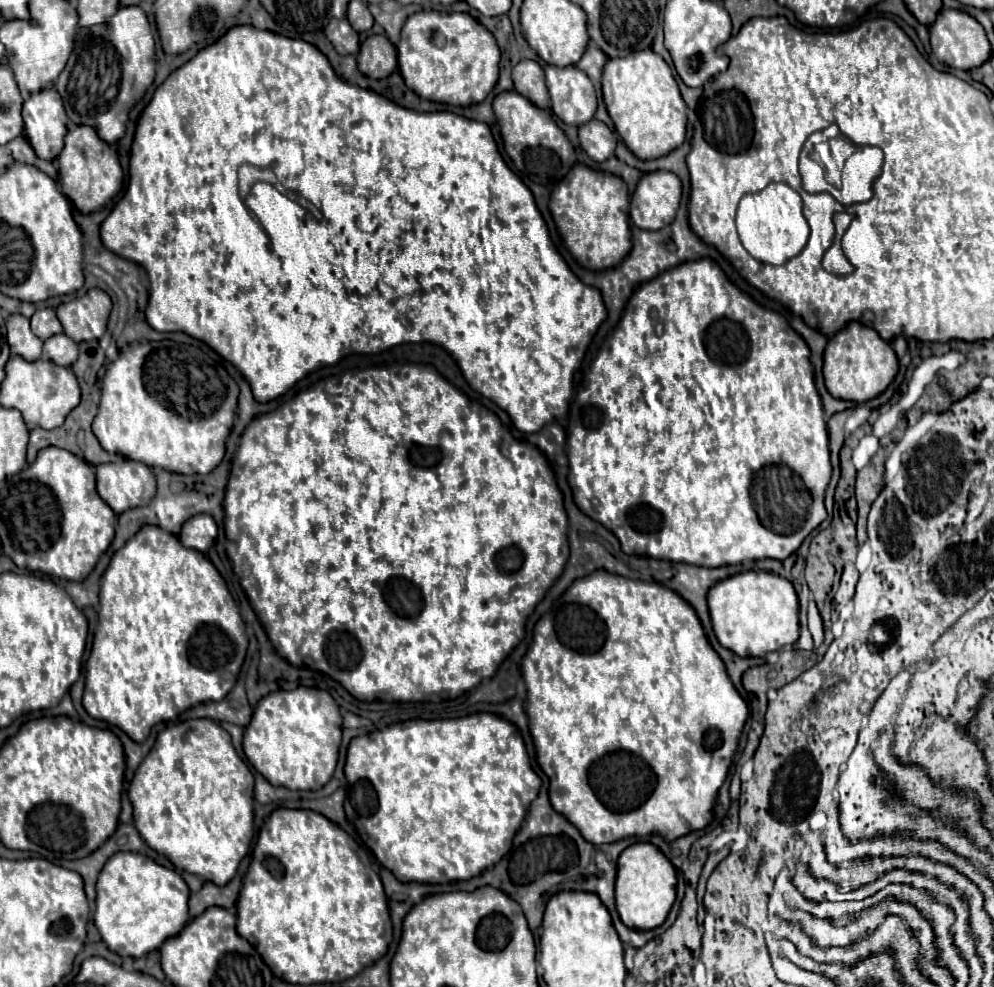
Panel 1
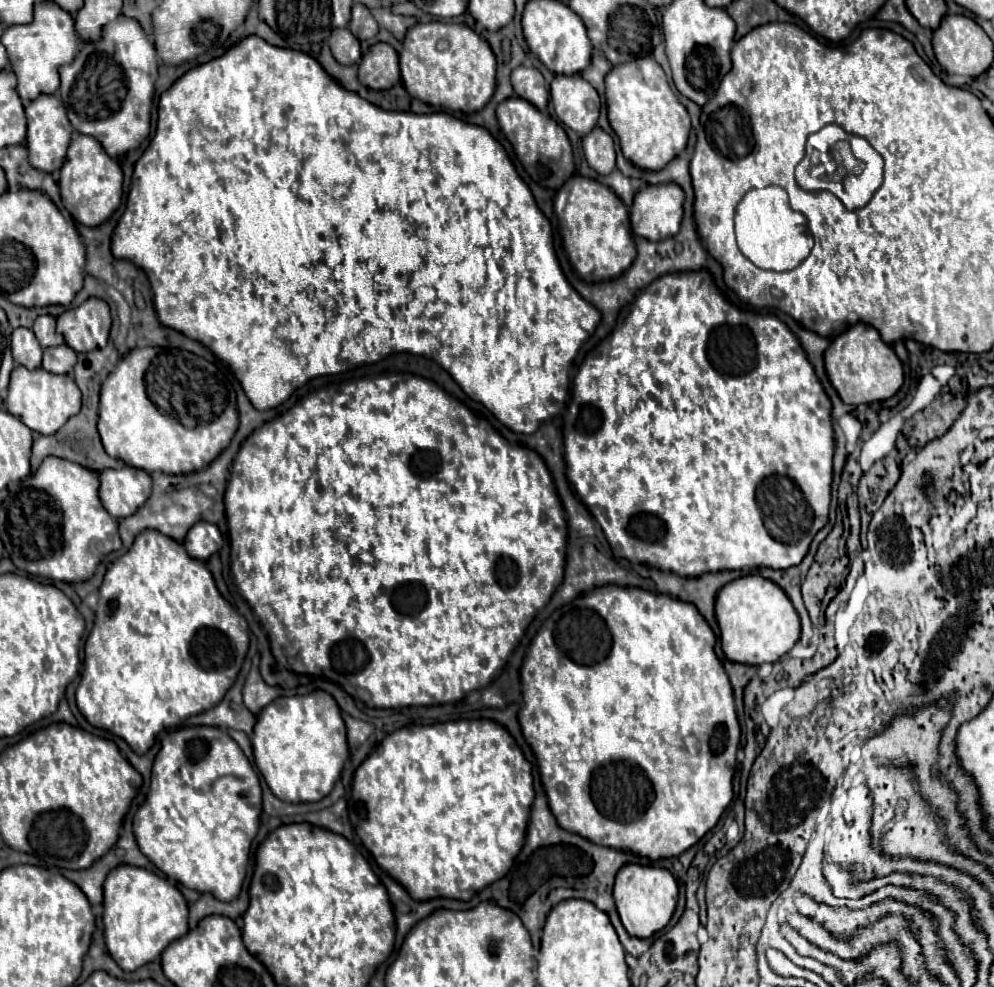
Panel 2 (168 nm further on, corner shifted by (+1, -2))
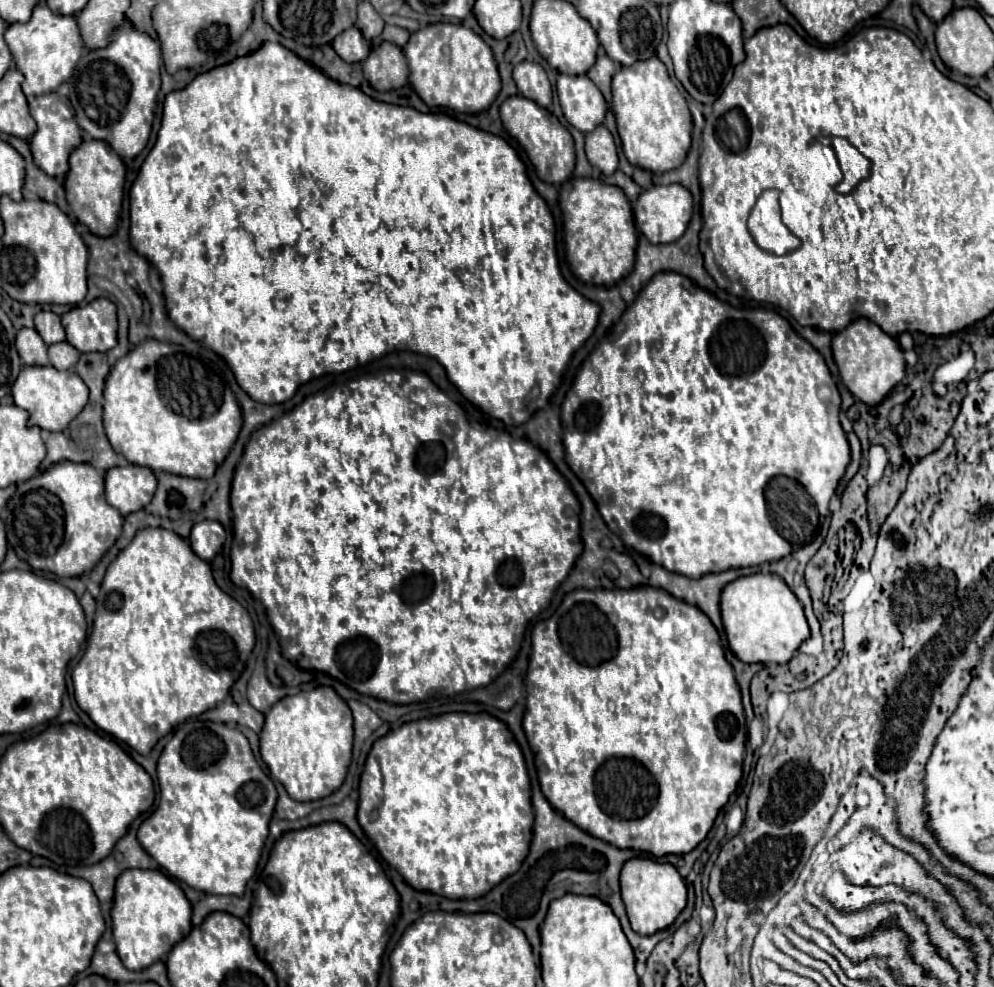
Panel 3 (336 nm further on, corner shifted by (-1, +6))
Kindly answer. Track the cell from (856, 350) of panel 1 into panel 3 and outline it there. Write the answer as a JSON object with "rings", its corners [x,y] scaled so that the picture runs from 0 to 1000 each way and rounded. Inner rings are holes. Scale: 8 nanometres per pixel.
{"rings":[[[861,323],[849,335],[841,337],[837,341],[837,356],[847,388],[871,410],[883,410],[909,382],[909,362],[903,345],[873,323]]]}

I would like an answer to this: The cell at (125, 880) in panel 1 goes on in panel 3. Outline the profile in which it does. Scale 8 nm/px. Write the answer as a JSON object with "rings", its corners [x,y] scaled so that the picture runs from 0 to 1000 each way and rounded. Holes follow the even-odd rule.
{"rings":[[[125,882],[119,889],[113,919],[113,945],[119,970],[131,984],[151,980],[193,943],[191,927],[193,919],[185,903],[163,882]]]}

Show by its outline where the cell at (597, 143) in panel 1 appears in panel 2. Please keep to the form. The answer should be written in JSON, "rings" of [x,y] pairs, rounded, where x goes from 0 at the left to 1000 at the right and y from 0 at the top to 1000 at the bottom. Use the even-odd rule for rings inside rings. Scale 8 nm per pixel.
{"rings":[[[598,129],[592,137],[586,139],[586,153],[592,167],[604,177],[612,177],[620,167],[618,141],[604,129]]]}

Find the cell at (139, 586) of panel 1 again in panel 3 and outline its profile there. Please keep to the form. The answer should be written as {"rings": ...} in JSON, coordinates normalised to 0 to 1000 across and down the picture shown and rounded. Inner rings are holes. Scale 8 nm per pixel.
{"rings":[[[149,534],[139,538],[139,542],[131,548],[131,552],[127,556],[123,556],[119,560],[119,564],[111,570],[107,585],[101,593],[101,603],[97,607],[99,615],[97,615],[97,623],[95,623],[95,635],[89,647],[89,656],[80,668],[80,672],[76,674],[76,678],[72,680],[72,690],[74,690],[74,706],[78,716],[107,743],[115,745],[117,749],[129,753],[135,761],[139,761],[141,765],[149,765],[153,761],[153,757],[159,753],[161,747],[169,745],[175,737],[179,737],[181,733],[185,733],[191,726],[199,726],[205,720],[217,716],[219,712],[223,712],[227,708],[227,704],[231,702],[231,696],[237,692],[237,688],[241,686],[241,682],[245,680],[247,668],[252,664],[252,660],[256,658],[256,633],[254,627],[249,623],[249,619],[237,609],[233,607],[229,601],[225,601],[215,585],[213,585],[213,576],[211,570],[199,566],[199,562],[195,562],[195,558],[191,556],[189,548],[183,546],[181,542],[175,542],[175,538],[167,538],[163,534]]]}

